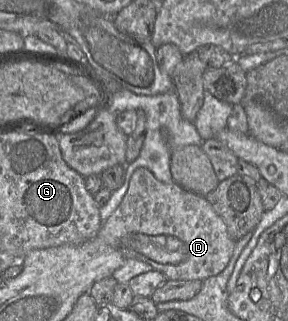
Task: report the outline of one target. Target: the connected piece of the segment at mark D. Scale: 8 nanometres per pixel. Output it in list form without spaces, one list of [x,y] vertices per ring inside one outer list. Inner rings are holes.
[[[137,168],[121,203],[102,223],[96,238],[119,251],[125,259],[137,259],[161,272],[167,280],[201,280],[216,276],[227,266],[236,241],[228,234],[222,218],[205,196],[184,189],[175,182],[167,184],[155,178],[146,168]]]

